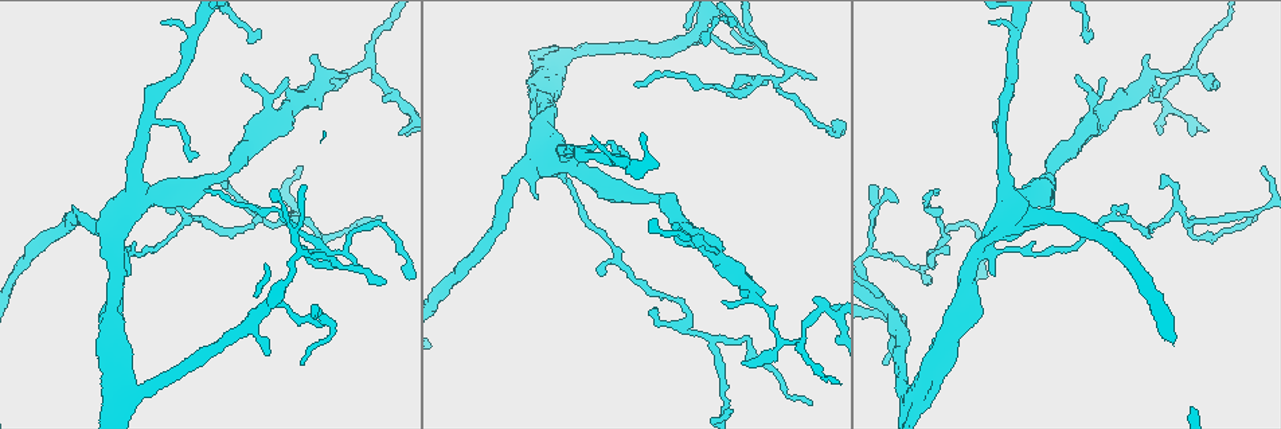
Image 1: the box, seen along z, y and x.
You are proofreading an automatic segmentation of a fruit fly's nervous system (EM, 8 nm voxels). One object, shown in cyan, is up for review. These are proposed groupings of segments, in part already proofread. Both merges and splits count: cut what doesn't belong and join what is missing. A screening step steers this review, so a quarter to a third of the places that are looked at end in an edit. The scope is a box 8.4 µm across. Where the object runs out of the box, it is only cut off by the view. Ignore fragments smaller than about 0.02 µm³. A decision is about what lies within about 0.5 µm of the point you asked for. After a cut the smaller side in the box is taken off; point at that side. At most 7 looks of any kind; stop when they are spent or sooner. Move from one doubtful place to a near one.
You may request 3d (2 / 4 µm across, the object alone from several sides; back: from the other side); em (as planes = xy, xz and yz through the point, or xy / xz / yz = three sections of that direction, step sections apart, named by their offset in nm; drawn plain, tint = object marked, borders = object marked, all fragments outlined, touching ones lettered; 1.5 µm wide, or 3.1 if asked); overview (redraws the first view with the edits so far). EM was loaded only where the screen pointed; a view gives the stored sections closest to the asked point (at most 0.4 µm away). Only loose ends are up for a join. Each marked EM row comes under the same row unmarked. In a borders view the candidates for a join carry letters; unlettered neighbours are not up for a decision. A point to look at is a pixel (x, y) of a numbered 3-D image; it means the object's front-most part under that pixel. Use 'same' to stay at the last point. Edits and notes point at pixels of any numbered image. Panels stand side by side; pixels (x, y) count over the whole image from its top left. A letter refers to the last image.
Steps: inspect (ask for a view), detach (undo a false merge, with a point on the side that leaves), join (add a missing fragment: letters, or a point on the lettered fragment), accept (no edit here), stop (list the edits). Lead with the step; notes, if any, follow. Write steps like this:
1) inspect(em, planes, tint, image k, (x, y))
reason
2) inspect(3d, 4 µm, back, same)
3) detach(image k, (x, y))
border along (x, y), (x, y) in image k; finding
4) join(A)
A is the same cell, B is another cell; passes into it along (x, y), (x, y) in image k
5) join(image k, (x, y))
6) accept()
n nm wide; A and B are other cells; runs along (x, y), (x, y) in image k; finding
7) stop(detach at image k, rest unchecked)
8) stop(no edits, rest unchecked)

inspect(3d, 2 µm, image 1, (746, 28))
sharp bend

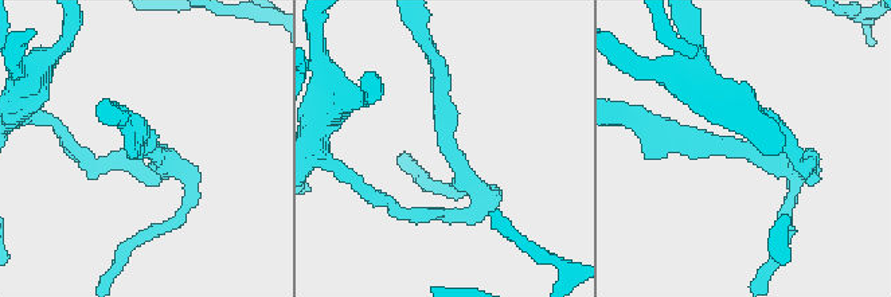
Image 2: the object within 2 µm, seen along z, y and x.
inspect(em, yz, step 4, tint, image 2, (446, 148))
shape alone is not enough

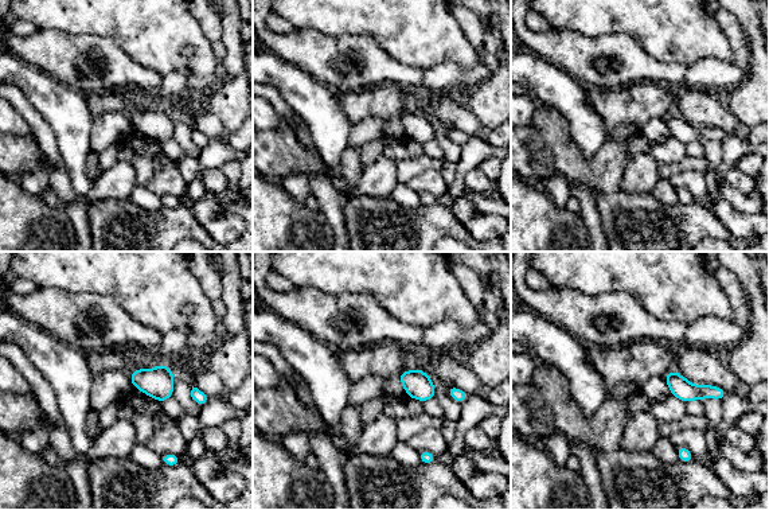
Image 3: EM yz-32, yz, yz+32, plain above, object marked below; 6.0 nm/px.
inspect(em, planes, borders, same)

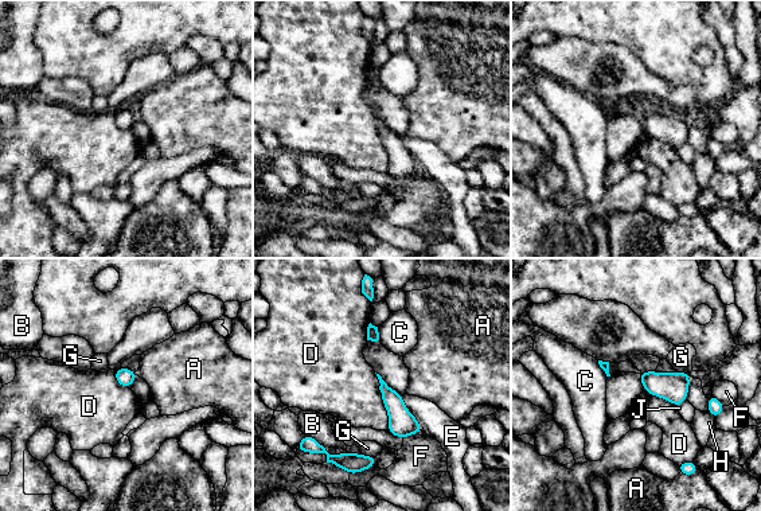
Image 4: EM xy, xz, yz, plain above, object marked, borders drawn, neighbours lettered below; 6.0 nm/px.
accept()
110 nm wide; A, B, C, D, E, F, G, H and J are other cells; border along (374, 373), (387, 413), (387, 429) in image 4; all the same cell

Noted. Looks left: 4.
inspect(em, planes, tint, image 1, (811, 78))
branch stops here

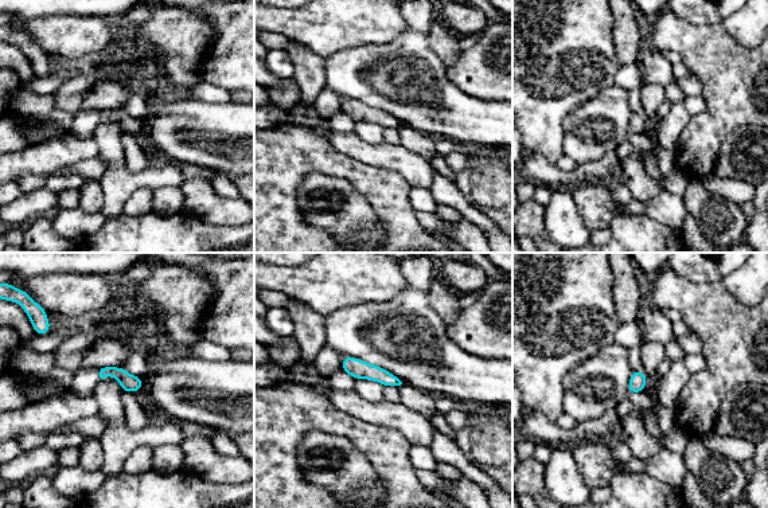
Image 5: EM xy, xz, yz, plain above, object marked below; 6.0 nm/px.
inspect(em, planes, borders, same)
see the neighbours

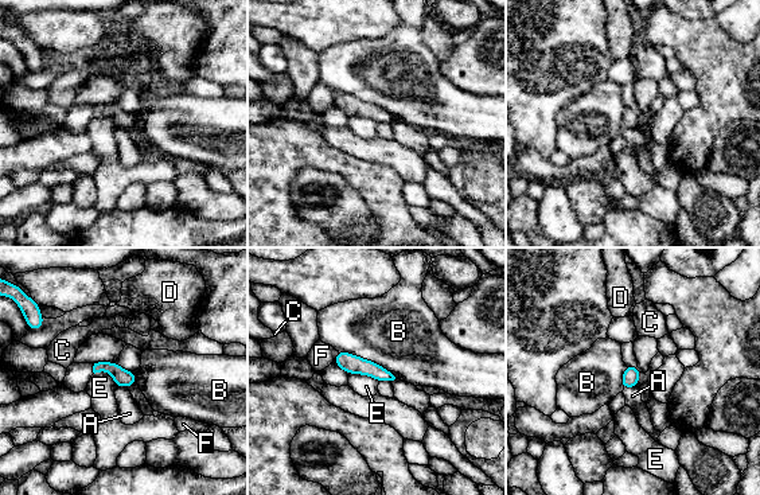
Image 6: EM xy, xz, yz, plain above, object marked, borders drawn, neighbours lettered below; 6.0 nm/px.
accept()
100 nm wide; A, B, C, D, E and F are other cells; runs along (339, 355), (389, 377) in image 6; no lettered fragment goes on from it

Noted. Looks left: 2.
inspect(3d, 4 µm, image 1, (224, 184))
an open end

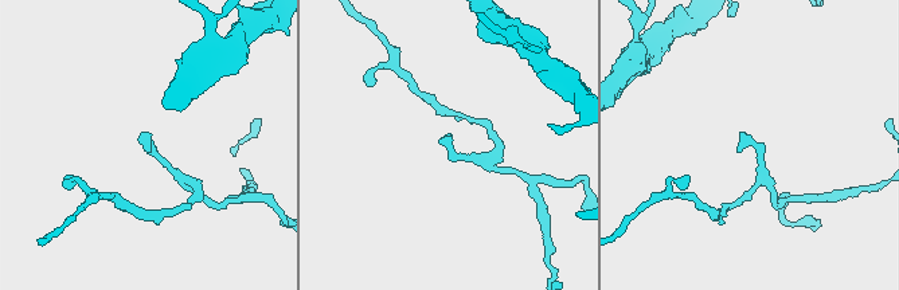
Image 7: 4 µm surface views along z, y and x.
inspect(em, planes, borders, image 7, (151, 144))

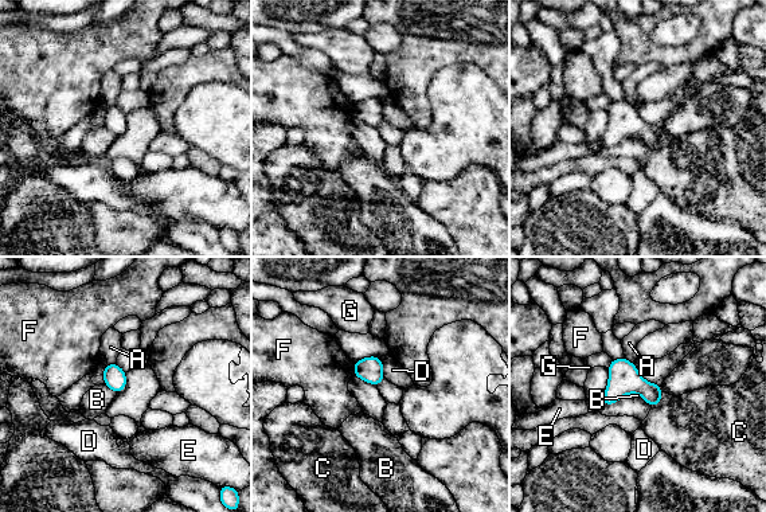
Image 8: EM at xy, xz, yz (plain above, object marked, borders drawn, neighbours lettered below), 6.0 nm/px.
accept()
D touches over 180 nm; A, B, C, D, E, F and G are other cells; border along (629, 394), (610, 405), (602, 405) in image 8; no lettered fragment goes on from it

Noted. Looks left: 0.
stop(no edits, rest unchecked)

